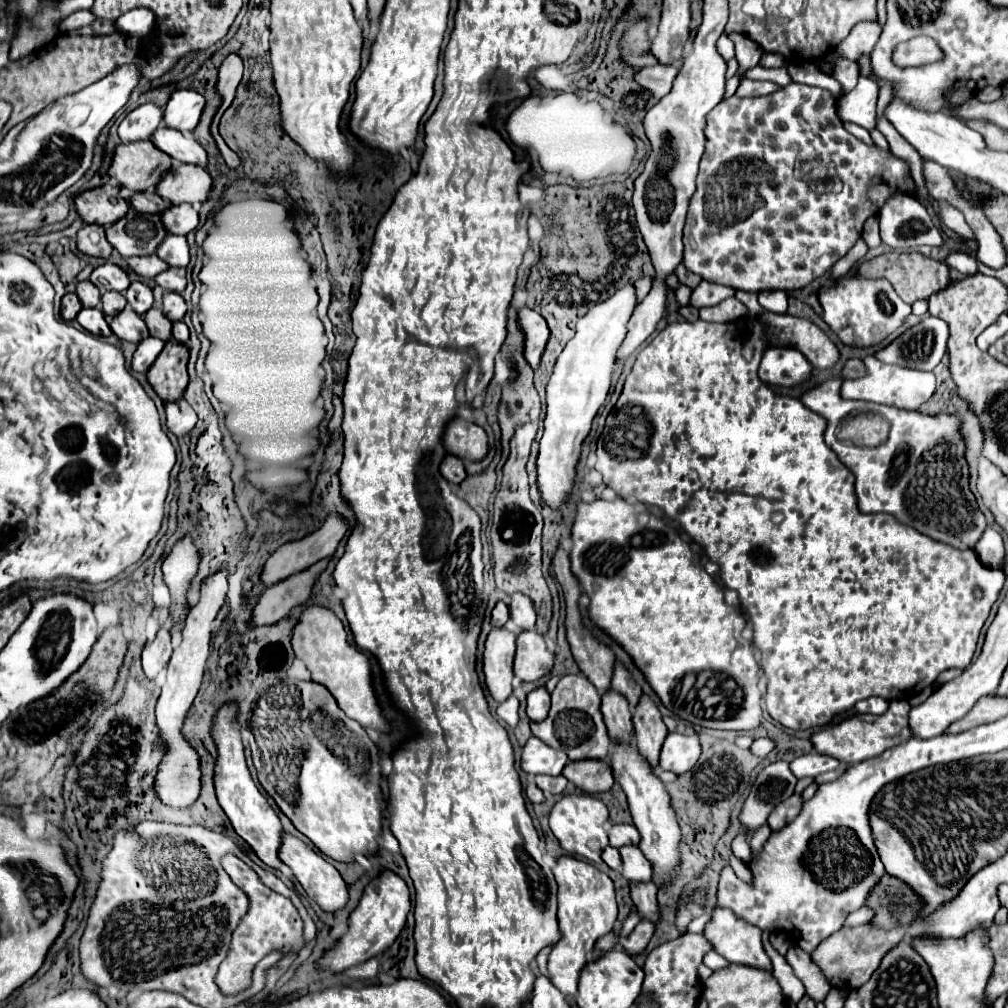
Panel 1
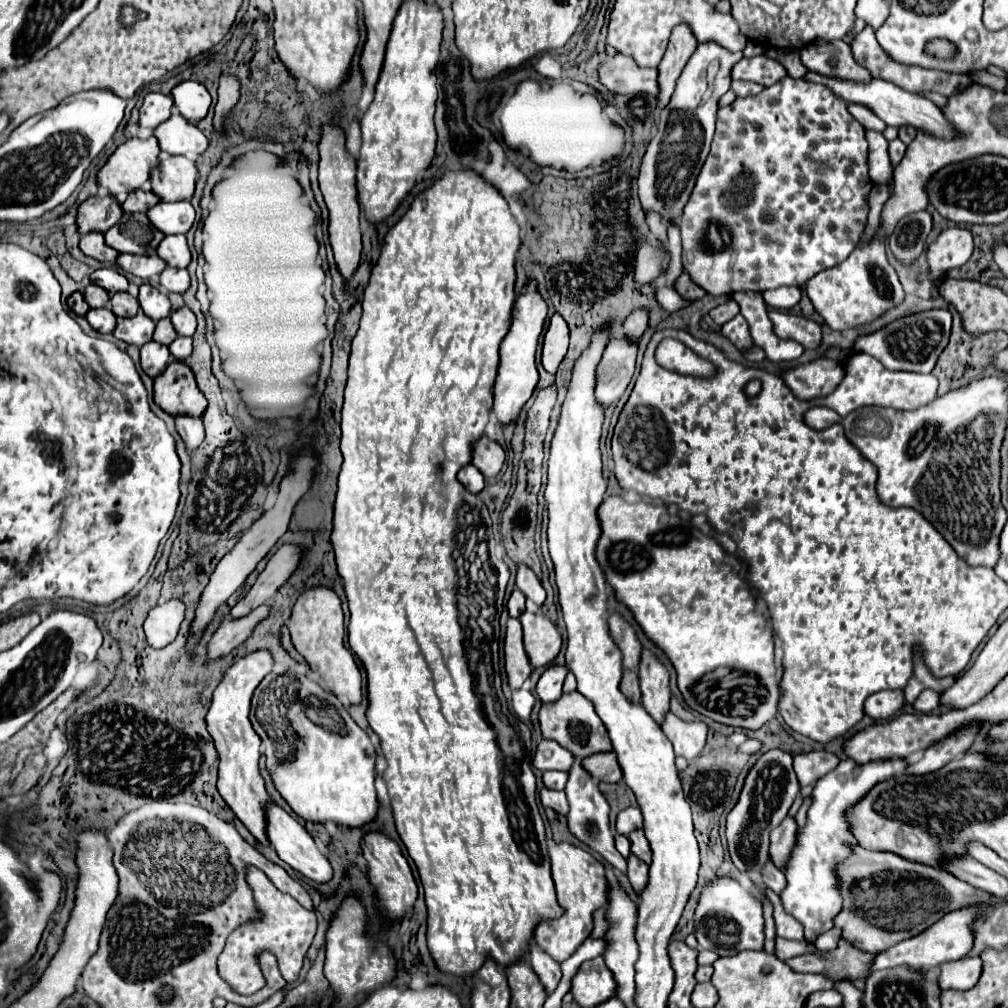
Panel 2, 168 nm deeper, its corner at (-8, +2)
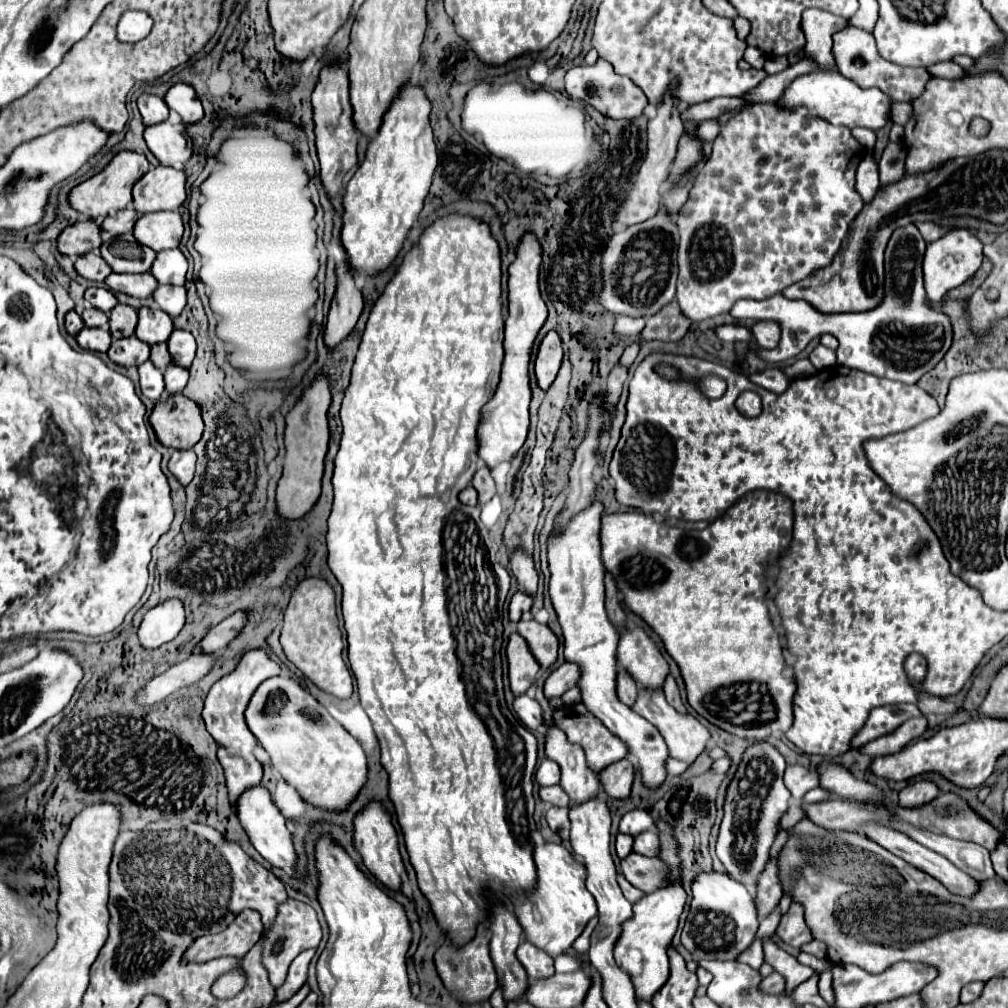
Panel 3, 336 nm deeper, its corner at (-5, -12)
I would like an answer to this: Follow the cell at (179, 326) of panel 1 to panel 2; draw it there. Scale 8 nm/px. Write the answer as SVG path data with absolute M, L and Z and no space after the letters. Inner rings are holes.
M177 336L177 340L169 346L171 356L175 360L189 360L189 356L191 356L191 344L193 344L191 336Z

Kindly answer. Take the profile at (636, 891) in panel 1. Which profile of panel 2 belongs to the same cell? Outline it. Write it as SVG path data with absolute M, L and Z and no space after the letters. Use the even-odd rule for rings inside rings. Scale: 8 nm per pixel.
M629 856L629 866L627 866L627 878L633 886L633 890L639 894L645 886L647 886L647 880L649 880L649 866L645 862L641 862L637 856Z

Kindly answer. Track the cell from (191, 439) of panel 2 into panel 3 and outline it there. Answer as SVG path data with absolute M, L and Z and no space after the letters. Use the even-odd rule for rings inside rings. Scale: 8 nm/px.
M172 450L168 460L168 470L176 476L182 486L188 486L194 478L196 468L196 454L194 450Z

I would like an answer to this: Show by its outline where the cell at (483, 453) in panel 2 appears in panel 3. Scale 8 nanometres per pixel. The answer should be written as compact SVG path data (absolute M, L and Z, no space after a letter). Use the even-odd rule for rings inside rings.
M482 464L478 466L474 478L472 478L472 486L478 490L478 504L486 504L488 500L492 500L492 496L496 494L496 484L494 484L494 478L490 474L490 470Z

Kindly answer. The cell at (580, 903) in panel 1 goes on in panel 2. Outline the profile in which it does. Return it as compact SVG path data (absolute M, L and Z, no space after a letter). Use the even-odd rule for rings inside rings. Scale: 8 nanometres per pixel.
M561 842L549 850L549 856L551 856L553 882L557 888L557 900L565 908L565 914L559 920L539 924L539 928L535 930L535 944L543 952L547 952L557 964L561 964L567 958L571 958L577 952L577 948L591 936L593 912L609 904L609 884L605 866L583 848Z

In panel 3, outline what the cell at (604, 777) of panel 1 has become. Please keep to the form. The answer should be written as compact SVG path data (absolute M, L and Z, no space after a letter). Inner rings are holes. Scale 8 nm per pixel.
M626 758L618 760L600 772L602 788L610 798L616 798L616 800L628 798L634 782L634 772L636 768L632 766L632 762L628 762Z

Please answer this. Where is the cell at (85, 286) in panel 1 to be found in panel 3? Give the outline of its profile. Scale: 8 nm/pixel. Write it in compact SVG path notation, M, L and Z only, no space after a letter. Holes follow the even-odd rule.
M86 306L82 310L82 320L86 326L92 326L92 328L106 328L108 326L108 316L92 306Z

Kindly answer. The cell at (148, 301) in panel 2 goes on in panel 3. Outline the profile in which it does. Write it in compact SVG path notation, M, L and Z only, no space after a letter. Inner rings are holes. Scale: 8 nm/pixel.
M140 308L138 310L138 326L134 336L142 342L154 346L166 342L172 334L172 318L158 308Z

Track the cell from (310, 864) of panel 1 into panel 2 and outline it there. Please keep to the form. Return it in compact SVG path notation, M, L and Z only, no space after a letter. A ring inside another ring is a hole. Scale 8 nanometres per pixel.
M269 804L267 806L267 836L269 836L271 846L279 854L279 858L283 862L287 862L293 870L299 870L303 876L307 876L309 880L313 880L317 884L325 884L325 882L329 882L333 878L333 868L331 868L329 860L317 848L315 840L307 834L307 830L295 818L291 818L277 804Z

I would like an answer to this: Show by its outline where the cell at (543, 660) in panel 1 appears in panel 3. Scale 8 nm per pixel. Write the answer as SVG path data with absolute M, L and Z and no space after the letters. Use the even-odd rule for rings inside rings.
M520 620L518 622L518 634L528 642L532 654L538 658L542 668L548 668L556 660L558 650L558 638L556 634L546 626L532 620Z

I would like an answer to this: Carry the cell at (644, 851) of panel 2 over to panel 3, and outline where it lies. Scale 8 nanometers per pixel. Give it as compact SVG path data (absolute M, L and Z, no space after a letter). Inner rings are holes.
M646 830L644 834L638 834L634 838L634 850L644 856L656 856L656 850L660 850L660 842L656 842L656 832Z

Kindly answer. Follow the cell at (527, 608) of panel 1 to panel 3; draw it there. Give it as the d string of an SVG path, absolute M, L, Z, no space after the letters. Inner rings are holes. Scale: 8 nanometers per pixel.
M516 548L510 552L510 570L518 578L520 590L526 594L536 594L538 572L534 568L534 558L524 548Z

